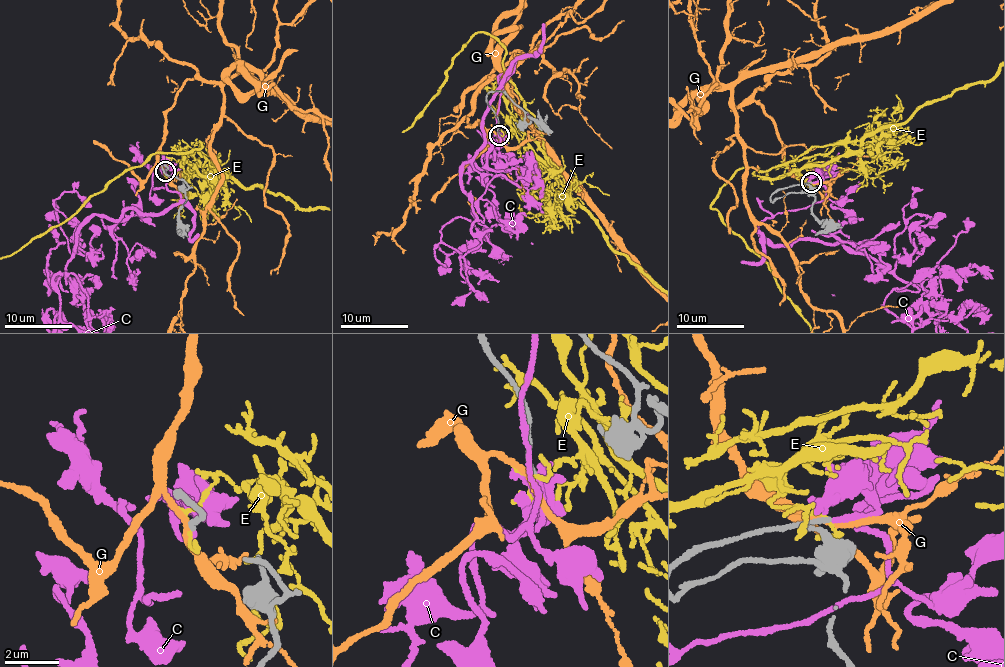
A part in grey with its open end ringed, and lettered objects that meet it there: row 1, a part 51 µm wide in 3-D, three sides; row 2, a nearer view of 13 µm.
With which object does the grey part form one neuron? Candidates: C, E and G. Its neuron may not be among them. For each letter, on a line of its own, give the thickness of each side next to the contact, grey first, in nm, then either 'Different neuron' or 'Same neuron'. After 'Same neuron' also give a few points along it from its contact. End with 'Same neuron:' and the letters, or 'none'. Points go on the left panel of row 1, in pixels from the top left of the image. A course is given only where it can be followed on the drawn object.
C: Thickness 160 nm (grey) against 400 nm. Same neuron. Its course: (166, 170), (149, 165), (153, 189), (179, 194), (194, 214), (190, 237), (198, 235)
E: Thickness 160 nm (grey) against 120 nm. Different neuron
G: Thickness 170 nm (grey) against 200 nm. Different neuron
Same neuron: C

